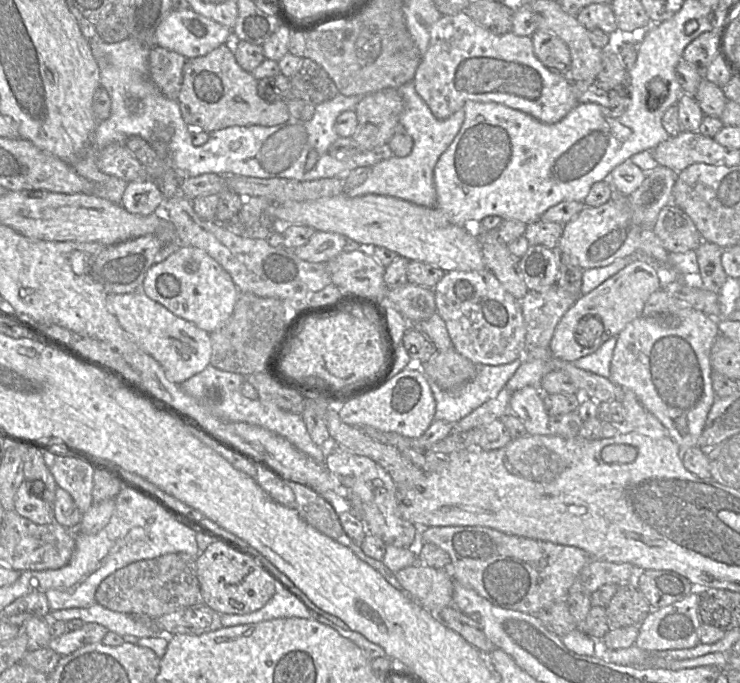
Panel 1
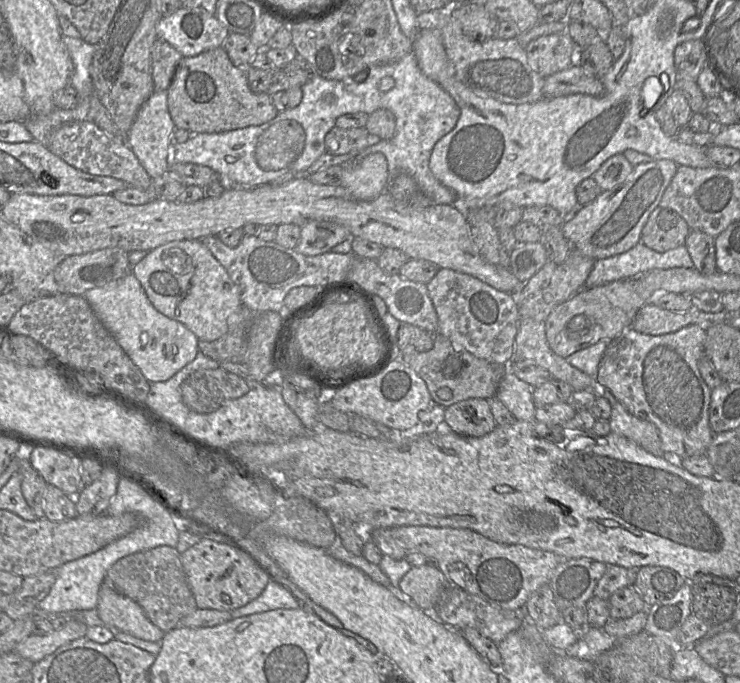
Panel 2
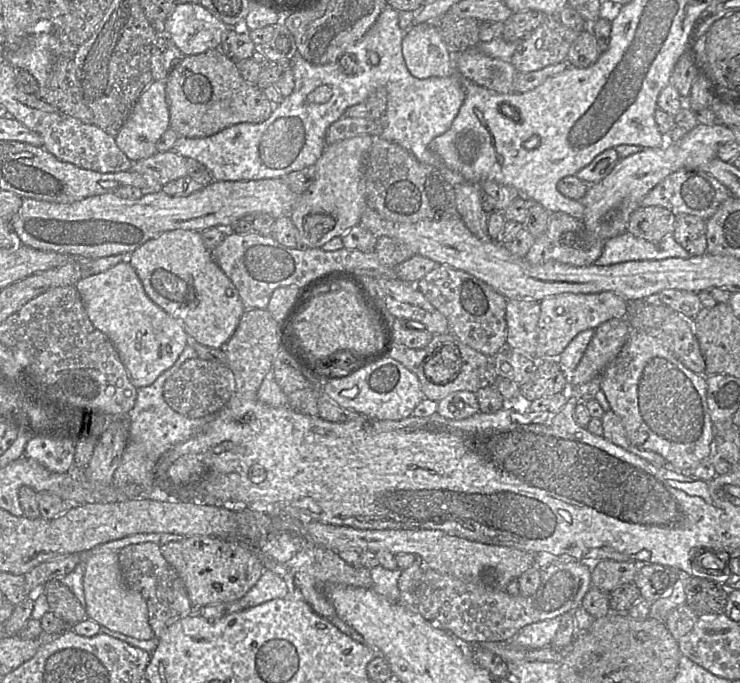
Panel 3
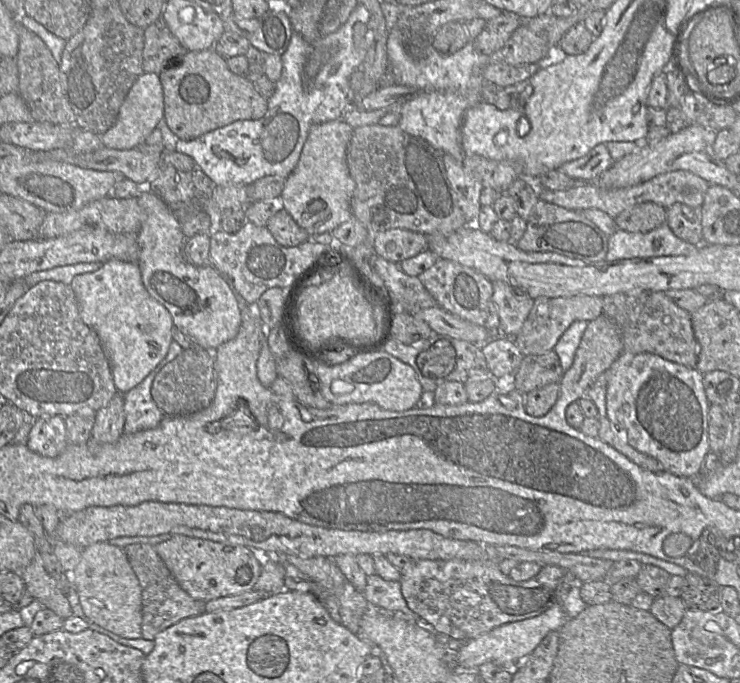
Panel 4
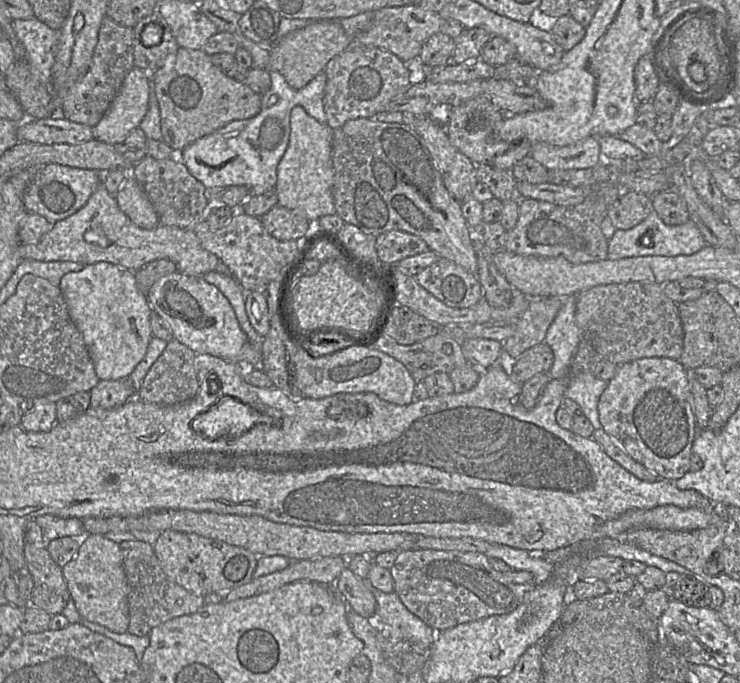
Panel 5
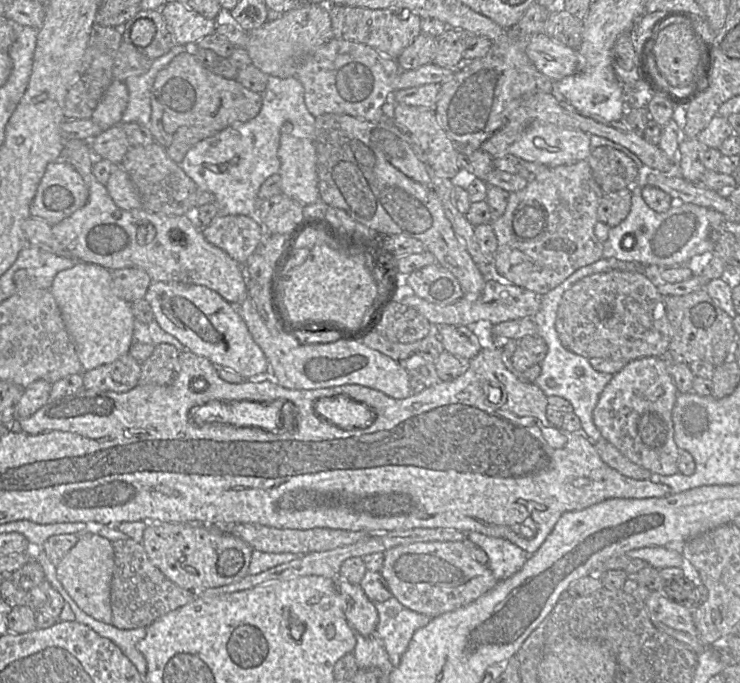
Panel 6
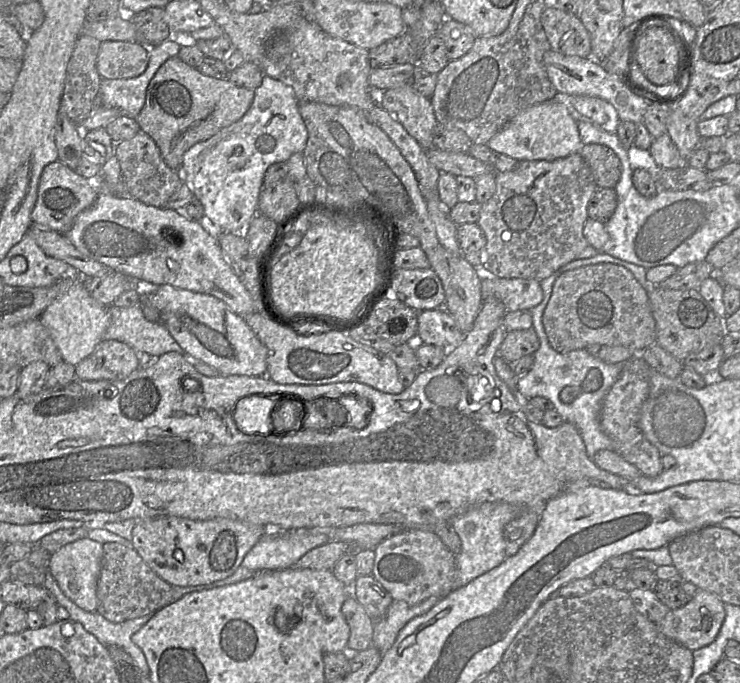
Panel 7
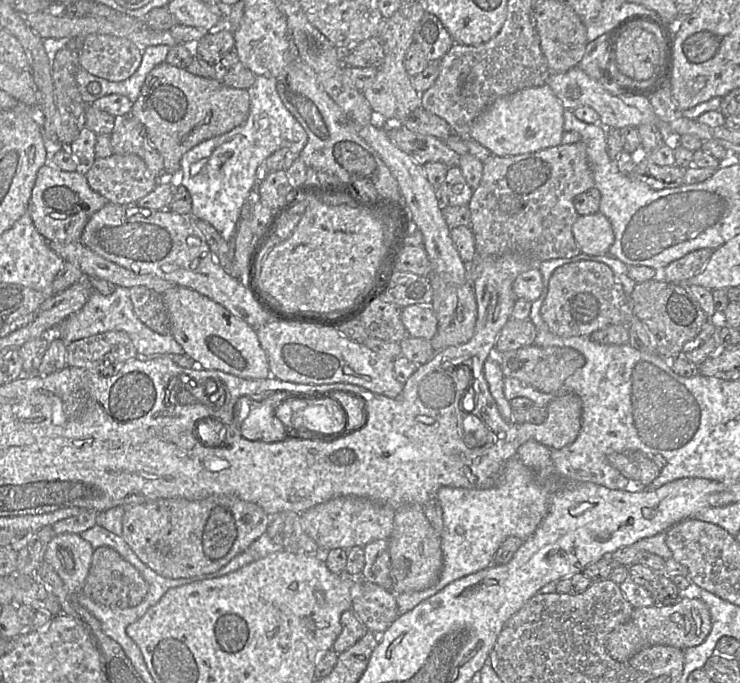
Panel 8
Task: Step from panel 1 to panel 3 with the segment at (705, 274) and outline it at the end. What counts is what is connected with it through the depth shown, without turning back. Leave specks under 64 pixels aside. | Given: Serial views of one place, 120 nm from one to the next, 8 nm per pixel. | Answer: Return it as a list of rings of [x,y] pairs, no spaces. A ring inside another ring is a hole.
[[[689,214],[676,215],[673,236],[692,256],[707,253],[706,224],[703,219]]]

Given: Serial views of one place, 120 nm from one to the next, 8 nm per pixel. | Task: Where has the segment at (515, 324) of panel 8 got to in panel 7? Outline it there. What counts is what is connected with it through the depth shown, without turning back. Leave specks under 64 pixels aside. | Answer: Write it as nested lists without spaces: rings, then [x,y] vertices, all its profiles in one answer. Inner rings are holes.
[[[533,328],[507,331],[500,345],[499,354],[509,364],[524,356],[533,355],[540,347],[540,340]]]

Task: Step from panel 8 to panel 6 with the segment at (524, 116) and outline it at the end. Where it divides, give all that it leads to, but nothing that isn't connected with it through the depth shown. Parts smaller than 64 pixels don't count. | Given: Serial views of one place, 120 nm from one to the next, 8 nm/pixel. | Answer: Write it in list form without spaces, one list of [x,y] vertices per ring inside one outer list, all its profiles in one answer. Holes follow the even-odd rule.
[[[531,122],[521,137],[509,146],[507,153],[527,162],[555,167],[586,160],[591,150],[590,135],[581,130],[561,128],[548,123]]]

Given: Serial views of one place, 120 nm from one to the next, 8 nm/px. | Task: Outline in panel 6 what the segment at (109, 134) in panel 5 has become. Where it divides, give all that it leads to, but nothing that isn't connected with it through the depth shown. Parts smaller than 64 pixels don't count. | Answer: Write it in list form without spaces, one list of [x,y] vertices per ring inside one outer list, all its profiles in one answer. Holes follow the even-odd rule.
[[[114,80],[96,107],[92,120],[100,127],[101,131],[121,124],[128,100],[129,92],[125,82]]]

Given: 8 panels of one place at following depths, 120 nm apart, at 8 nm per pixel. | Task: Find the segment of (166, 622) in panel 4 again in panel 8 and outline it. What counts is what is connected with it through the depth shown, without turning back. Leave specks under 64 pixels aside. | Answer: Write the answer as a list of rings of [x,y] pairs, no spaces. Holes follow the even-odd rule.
[[[102,546],[94,550],[82,593],[111,609],[126,609],[140,604],[148,593],[148,584],[140,572],[116,550]]]

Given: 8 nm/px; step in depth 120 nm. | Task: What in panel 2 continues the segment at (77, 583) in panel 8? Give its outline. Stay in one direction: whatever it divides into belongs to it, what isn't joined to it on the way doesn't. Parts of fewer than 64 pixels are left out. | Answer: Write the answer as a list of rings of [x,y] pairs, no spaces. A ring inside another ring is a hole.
[[[105,578],[99,591],[96,609],[106,624],[136,638],[161,642],[166,634],[149,620],[138,603],[105,584]]]

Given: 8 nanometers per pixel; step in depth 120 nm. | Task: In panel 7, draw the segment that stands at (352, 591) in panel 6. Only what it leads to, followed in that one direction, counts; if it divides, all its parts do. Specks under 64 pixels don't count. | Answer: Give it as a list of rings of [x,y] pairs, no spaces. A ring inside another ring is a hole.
[[[351,595],[345,600],[341,611],[350,629],[346,648],[363,651],[372,646],[374,622],[363,606]]]

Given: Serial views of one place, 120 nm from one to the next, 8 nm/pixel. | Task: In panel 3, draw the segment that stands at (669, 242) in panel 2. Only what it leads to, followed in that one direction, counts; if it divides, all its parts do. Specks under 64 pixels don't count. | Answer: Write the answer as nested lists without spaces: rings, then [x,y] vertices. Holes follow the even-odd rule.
[[[640,206],[630,216],[627,230],[635,237],[658,242],[667,234],[673,234],[676,215],[661,206]]]

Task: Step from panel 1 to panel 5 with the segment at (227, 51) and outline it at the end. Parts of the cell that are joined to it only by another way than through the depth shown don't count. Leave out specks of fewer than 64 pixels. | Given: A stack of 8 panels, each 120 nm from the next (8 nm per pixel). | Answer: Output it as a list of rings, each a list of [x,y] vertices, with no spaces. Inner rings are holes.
[[[179,48],[150,75],[160,108],[162,141],[176,153],[231,121],[249,119],[261,111],[262,96],[226,76],[202,50]]]

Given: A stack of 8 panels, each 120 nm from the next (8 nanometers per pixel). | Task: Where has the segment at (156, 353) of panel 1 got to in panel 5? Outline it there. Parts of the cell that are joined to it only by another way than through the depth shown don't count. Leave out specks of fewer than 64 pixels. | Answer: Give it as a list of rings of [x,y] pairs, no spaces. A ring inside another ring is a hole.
[[[108,262],[85,265],[78,272],[68,272],[60,280],[59,289],[65,300],[68,313],[82,334],[88,353],[100,380],[128,378],[144,358],[153,337],[150,316],[152,308],[147,296],[137,287],[134,272]]]

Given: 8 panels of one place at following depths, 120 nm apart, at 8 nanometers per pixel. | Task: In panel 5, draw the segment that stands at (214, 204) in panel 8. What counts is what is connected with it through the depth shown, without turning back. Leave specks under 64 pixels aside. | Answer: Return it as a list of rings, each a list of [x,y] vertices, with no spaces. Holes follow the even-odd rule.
[[[324,70],[301,89],[291,88],[277,71],[269,74],[271,87],[262,95],[261,111],[256,116],[231,121],[177,153],[189,172],[207,189],[244,185],[250,189],[251,196],[274,189],[278,164],[289,143],[291,110],[301,106],[318,122],[327,122],[323,104],[327,80]]]

